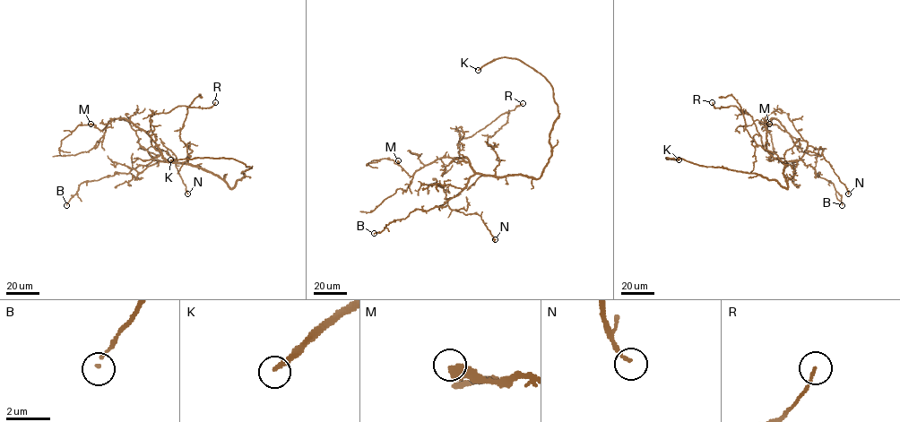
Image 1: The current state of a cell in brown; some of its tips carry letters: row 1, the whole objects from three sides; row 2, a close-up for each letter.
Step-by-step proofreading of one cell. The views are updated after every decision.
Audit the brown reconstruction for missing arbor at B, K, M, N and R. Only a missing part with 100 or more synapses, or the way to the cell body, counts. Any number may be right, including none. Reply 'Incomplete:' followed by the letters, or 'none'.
Incomplete: K

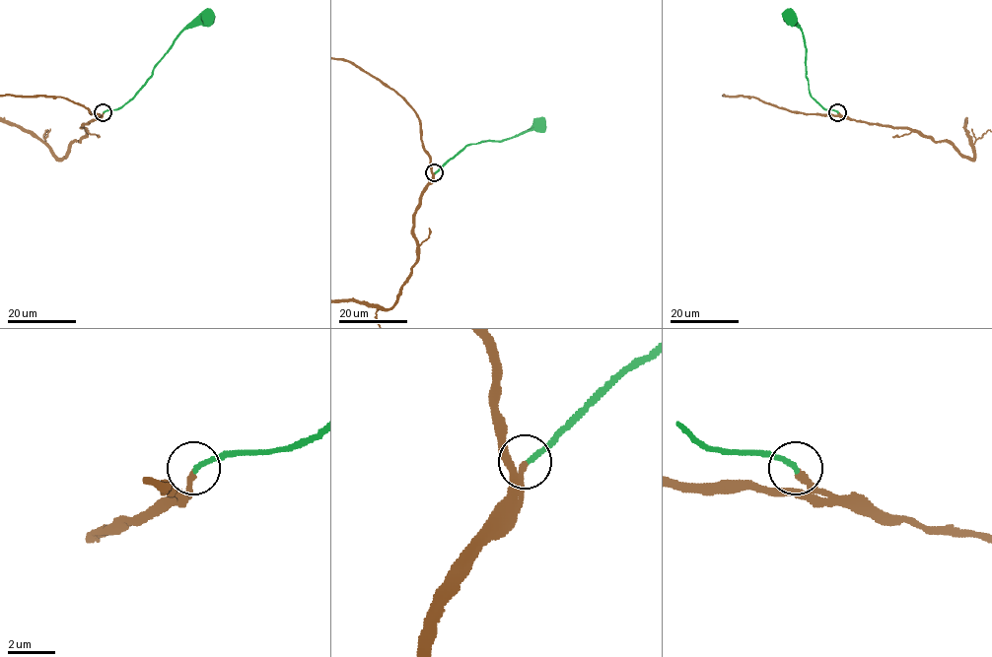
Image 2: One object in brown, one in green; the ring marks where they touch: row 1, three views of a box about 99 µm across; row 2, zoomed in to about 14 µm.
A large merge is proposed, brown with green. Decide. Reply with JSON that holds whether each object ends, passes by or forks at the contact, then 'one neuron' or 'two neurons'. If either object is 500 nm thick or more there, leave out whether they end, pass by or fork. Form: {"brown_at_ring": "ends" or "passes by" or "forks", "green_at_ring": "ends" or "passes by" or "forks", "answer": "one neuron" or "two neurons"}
{"brown_at_ring": "ends", "green_at_ring": "ends", "answer": "one neuron"}

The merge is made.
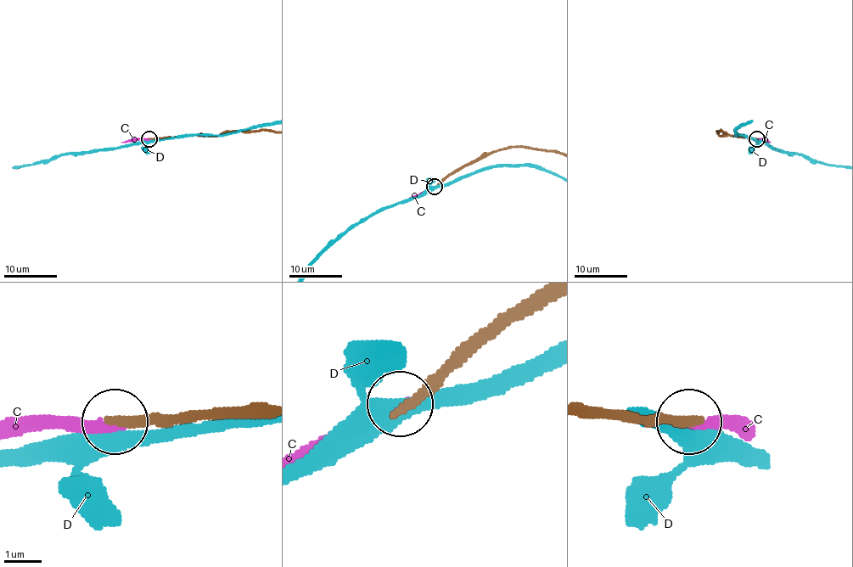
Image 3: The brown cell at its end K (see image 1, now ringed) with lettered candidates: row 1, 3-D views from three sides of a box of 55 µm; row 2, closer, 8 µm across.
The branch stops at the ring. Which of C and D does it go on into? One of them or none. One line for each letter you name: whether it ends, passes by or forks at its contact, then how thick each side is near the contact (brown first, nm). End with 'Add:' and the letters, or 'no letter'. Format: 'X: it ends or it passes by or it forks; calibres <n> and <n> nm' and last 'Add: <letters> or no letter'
C: it ends; calibres 280 and 260 nm
Add: C

